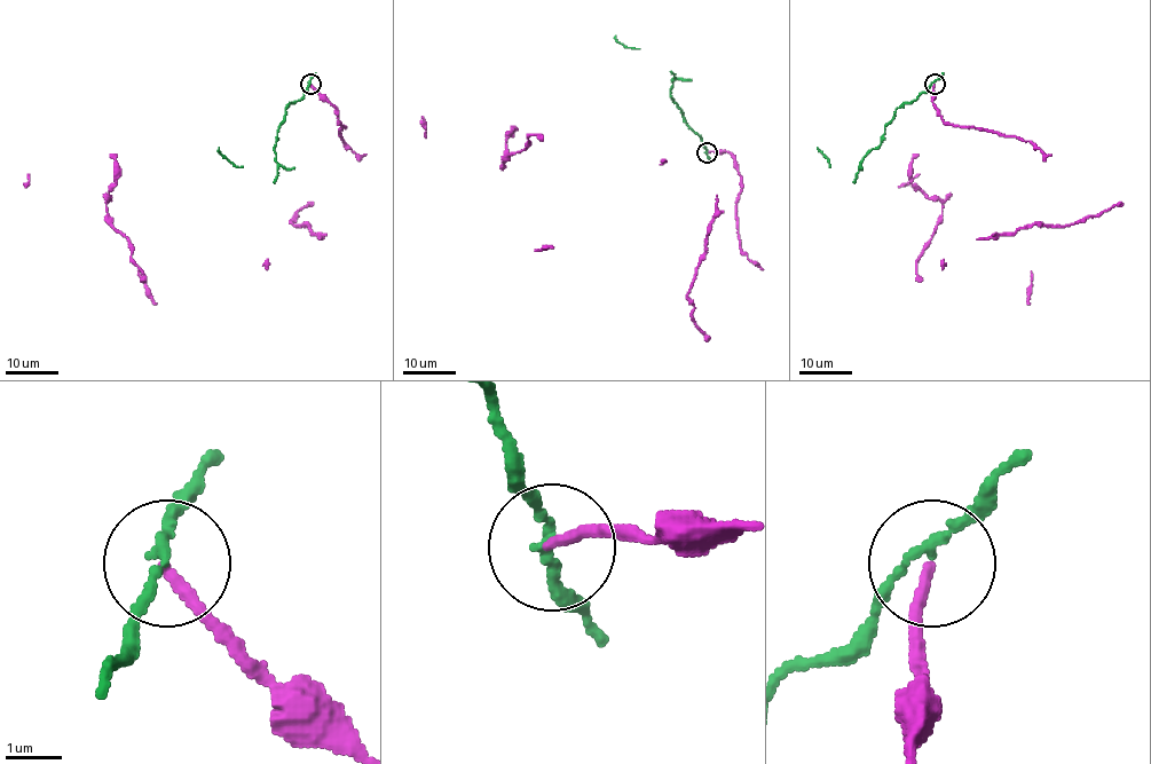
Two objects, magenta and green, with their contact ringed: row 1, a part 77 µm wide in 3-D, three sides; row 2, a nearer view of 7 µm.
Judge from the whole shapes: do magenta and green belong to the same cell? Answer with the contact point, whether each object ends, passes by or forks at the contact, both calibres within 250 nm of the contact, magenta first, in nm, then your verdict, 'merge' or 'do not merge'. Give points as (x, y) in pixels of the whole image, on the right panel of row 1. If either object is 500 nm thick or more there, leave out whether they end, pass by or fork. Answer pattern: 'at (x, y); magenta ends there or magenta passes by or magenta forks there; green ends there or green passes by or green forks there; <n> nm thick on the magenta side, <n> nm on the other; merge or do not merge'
at (935, 84); magenta ends there; green passes by; 180 nm thick on the magenta side, 160 nm on the other; do not merge

